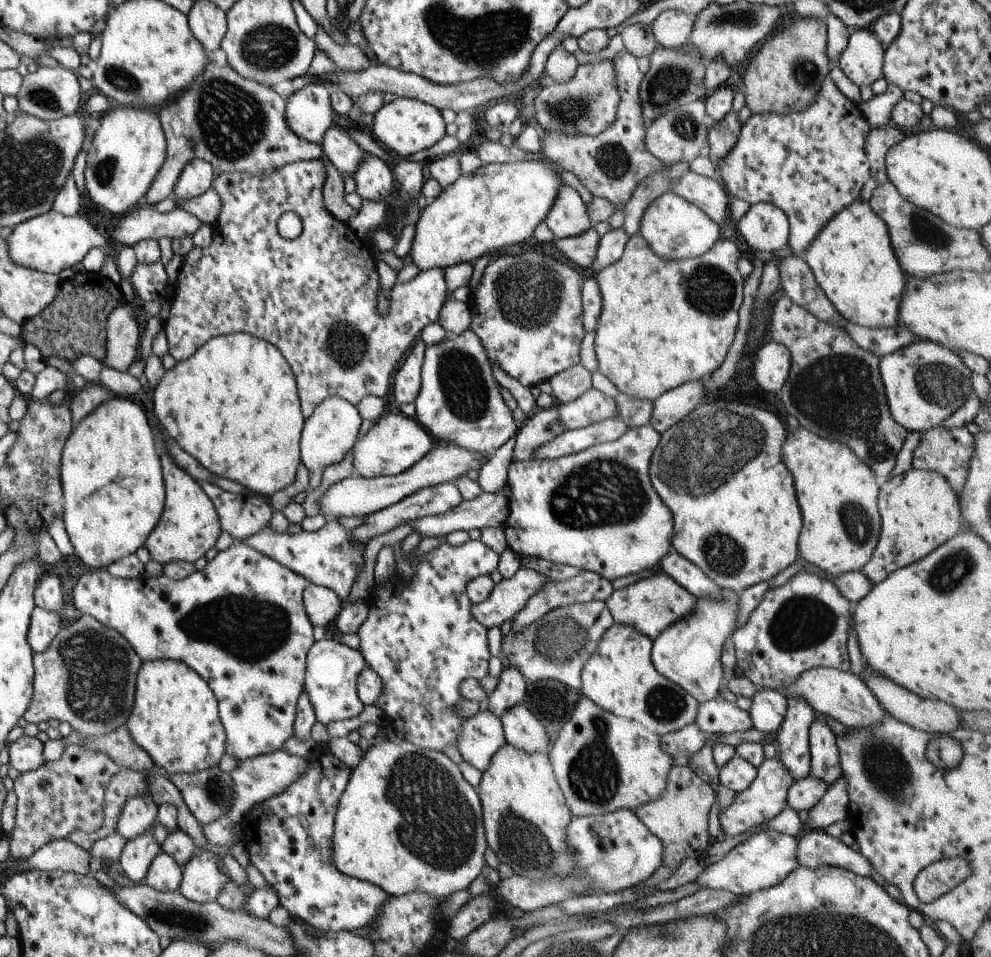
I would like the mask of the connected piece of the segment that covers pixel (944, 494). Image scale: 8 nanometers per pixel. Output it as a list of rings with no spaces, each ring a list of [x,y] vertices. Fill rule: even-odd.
[[[910,469],[882,480],[878,486],[877,512],[880,519],[879,540],[869,562],[861,568],[875,585],[891,572],[917,562],[962,529],[959,499],[952,486],[937,472]]]

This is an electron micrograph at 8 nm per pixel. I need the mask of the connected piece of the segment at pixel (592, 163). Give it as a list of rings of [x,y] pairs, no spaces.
[[[622,49],[612,60],[613,70],[615,70],[615,86],[617,86],[619,96],[613,123],[597,136],[585,136],[585,134],[573,136],[573,134],[549,132],[543,136],[540,150],[551,162],[557,162],[562,170],[573,174],[592,197],[609,200],[615,211],[621,211],[639,182],[649,174],[663,170],[665,164],[649,155],[644,146],[646,124],[639,112],[641,104],[639,104],[637,88],[639,88],[643,74],[648,70],[648,58],[632,56]]]

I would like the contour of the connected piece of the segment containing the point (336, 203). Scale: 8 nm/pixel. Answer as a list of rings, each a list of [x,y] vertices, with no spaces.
[[[331,166],[327,170],[322,187],[323,207],[336,219],[341,222],[358,217],[358,212],[347,205],[344,200],[342,178],[337,170]]]

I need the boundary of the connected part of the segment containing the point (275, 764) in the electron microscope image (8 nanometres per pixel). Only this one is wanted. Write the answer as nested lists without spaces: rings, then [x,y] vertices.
[[[282,749],[249,758],[249,760],[237,760],[237,766],[229,772],[231,782],[233,782],[233,800],[227,810],[226,821],[232,825],[240,823],[255,805],[281,794],[289,784],[297,781],[297,778],[305,772],[307,768],[306,758],[291,756]]]

